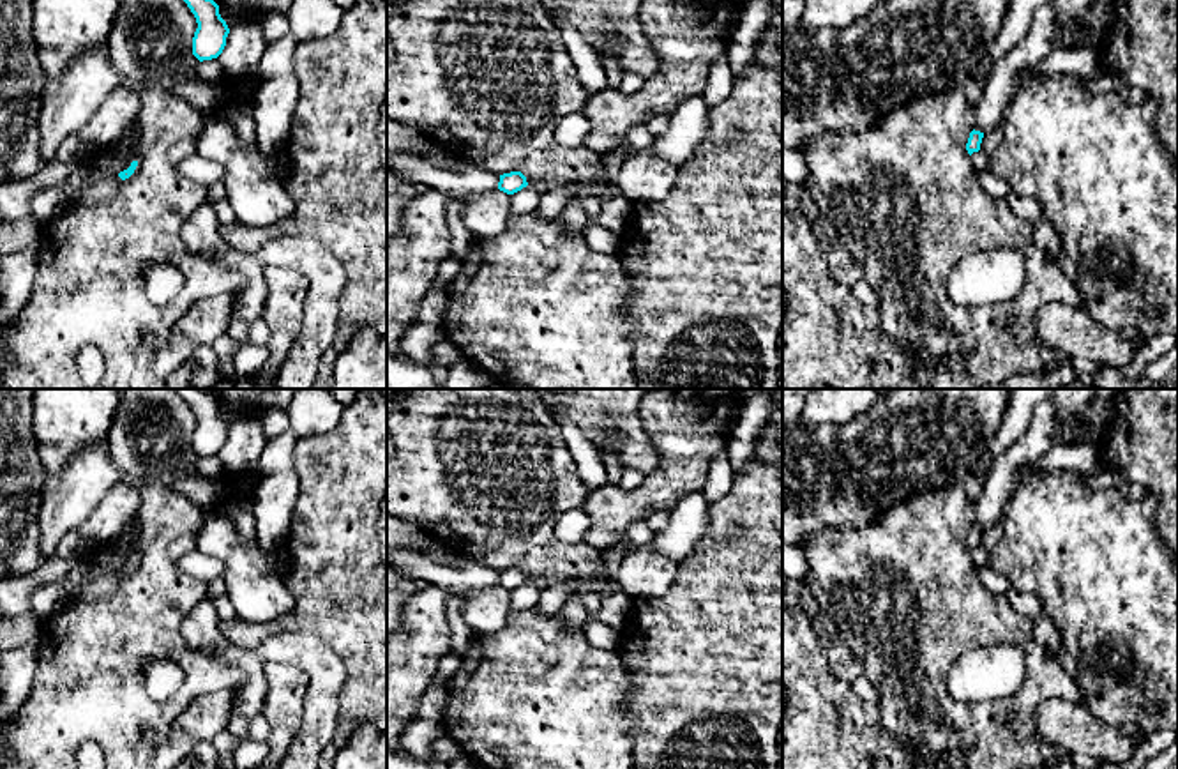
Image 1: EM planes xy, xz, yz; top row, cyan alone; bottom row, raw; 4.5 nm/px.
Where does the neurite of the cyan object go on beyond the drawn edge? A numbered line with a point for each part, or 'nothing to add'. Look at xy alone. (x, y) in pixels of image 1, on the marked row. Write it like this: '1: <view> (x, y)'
nothing to add

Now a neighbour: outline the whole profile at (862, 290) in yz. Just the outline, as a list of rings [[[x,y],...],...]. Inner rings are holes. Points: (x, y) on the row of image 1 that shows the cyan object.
[[[860,279],[853,283],[851,292],[864,306],[869,306],[872,309],[880,308],[880,295],[867,281]]]

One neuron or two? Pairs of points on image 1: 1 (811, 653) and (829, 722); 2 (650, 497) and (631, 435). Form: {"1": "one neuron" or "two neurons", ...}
{"1": "one neuron", "2": "two neurons"}

